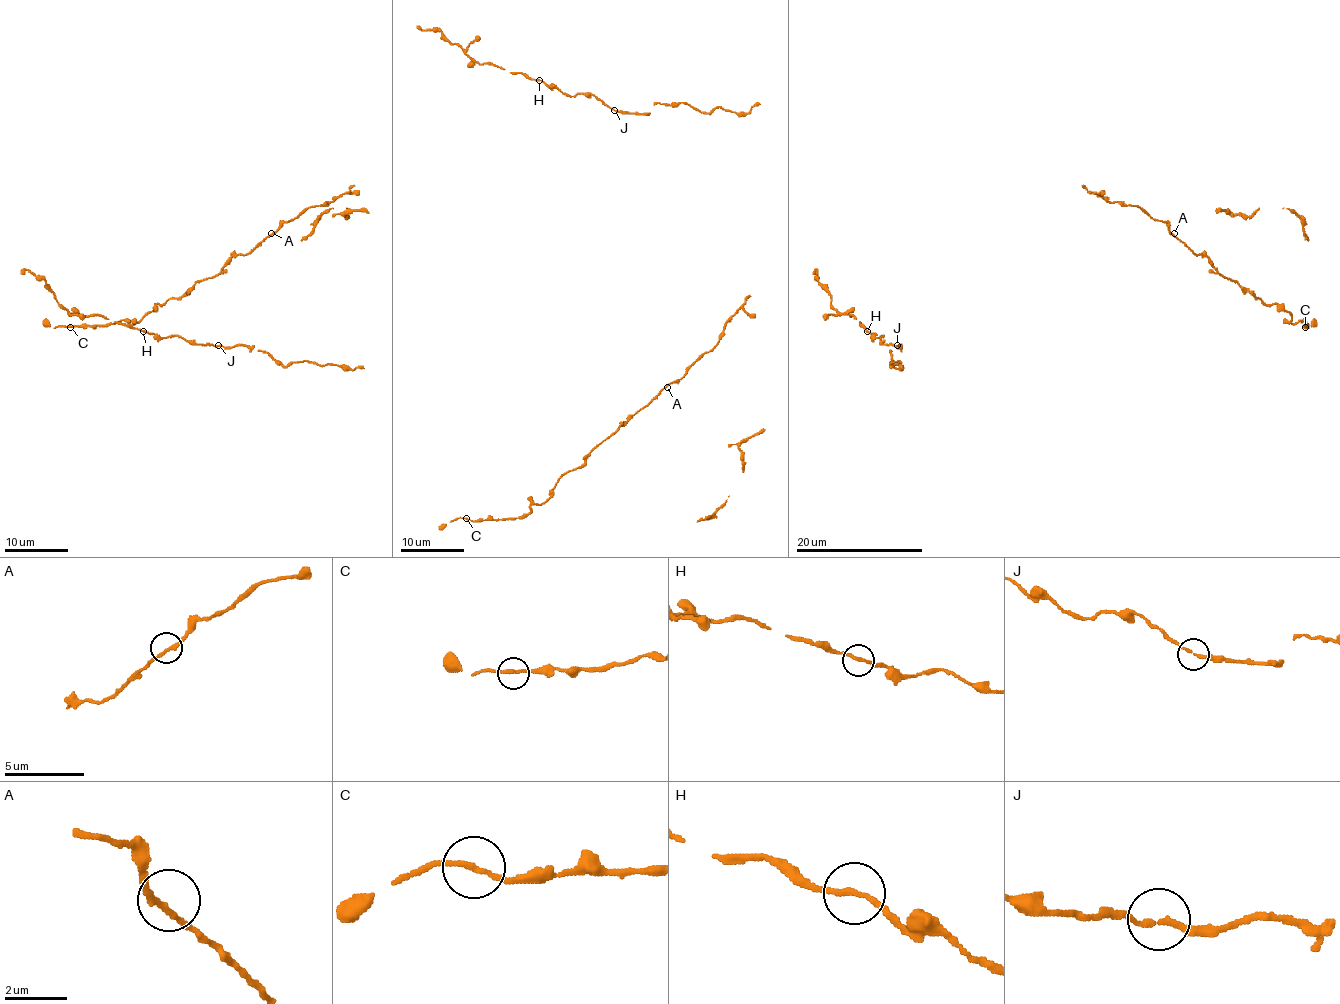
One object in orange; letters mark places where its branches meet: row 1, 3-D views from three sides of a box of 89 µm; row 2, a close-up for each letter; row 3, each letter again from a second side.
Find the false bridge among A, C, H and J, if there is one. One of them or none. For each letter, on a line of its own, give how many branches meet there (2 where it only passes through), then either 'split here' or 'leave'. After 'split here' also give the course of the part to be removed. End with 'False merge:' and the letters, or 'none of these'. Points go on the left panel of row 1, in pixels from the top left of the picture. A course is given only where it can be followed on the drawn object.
A: branches 2; leave
C: branches 2; leave
H: branches 2; leave
J: branches 2; leave
False merge: none of these

